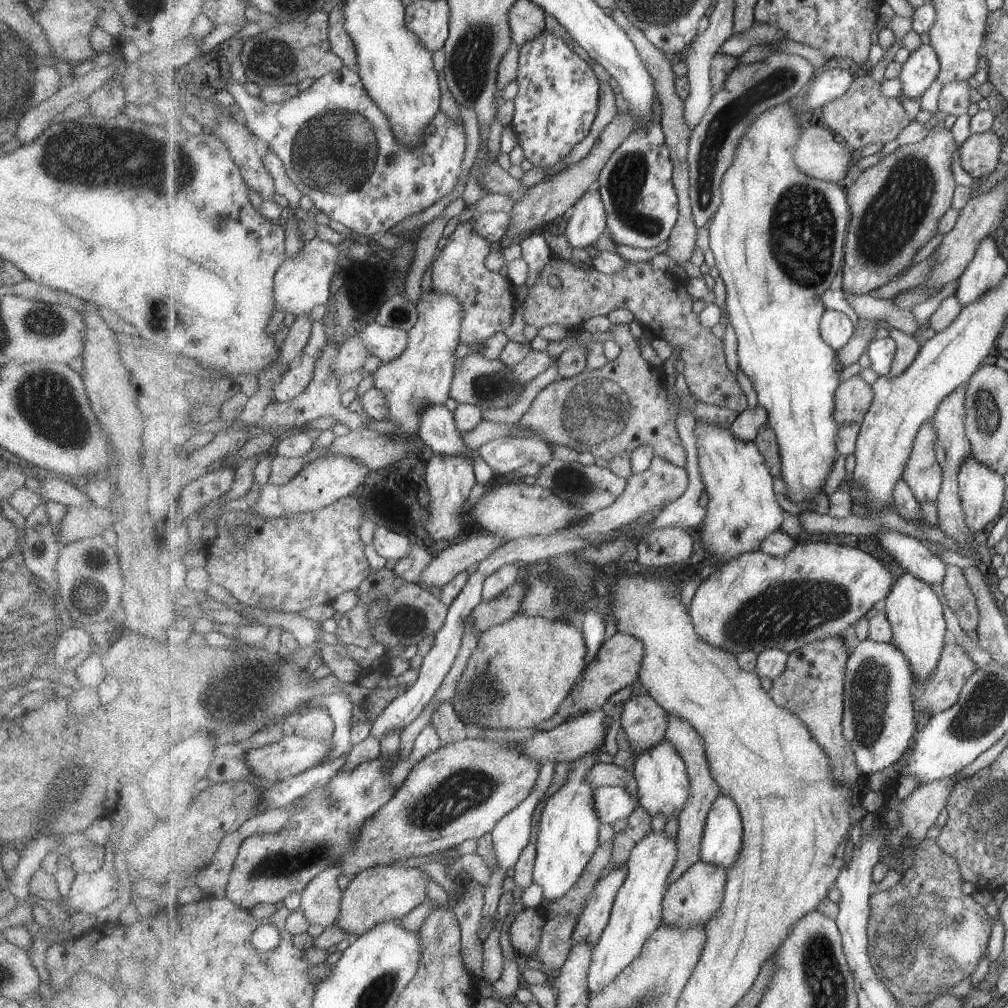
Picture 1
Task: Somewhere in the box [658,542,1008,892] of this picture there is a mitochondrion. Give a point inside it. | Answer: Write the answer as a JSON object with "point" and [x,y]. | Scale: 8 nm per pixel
{"point":[784,612]}

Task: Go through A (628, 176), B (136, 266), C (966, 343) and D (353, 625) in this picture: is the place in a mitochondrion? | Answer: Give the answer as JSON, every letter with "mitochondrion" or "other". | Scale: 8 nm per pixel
{"A":"mitochondrion","B":"other","C":"other","D":"other"}

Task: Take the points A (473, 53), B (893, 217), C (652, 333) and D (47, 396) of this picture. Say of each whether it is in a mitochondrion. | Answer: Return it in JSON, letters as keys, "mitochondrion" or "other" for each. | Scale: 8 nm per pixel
{"A":"mitochondrion","B":"mitochondrion","C":"other","D":"mitochondrion"}

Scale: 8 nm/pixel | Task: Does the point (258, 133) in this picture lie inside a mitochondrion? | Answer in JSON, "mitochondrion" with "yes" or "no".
{"mitochondrion":"no"}

